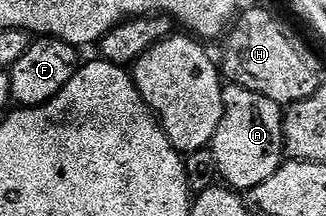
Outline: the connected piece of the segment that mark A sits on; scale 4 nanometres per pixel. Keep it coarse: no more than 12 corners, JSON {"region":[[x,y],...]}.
{"region":[[224,86],[211,142],[241,193],[285,161],[280,104]]}

